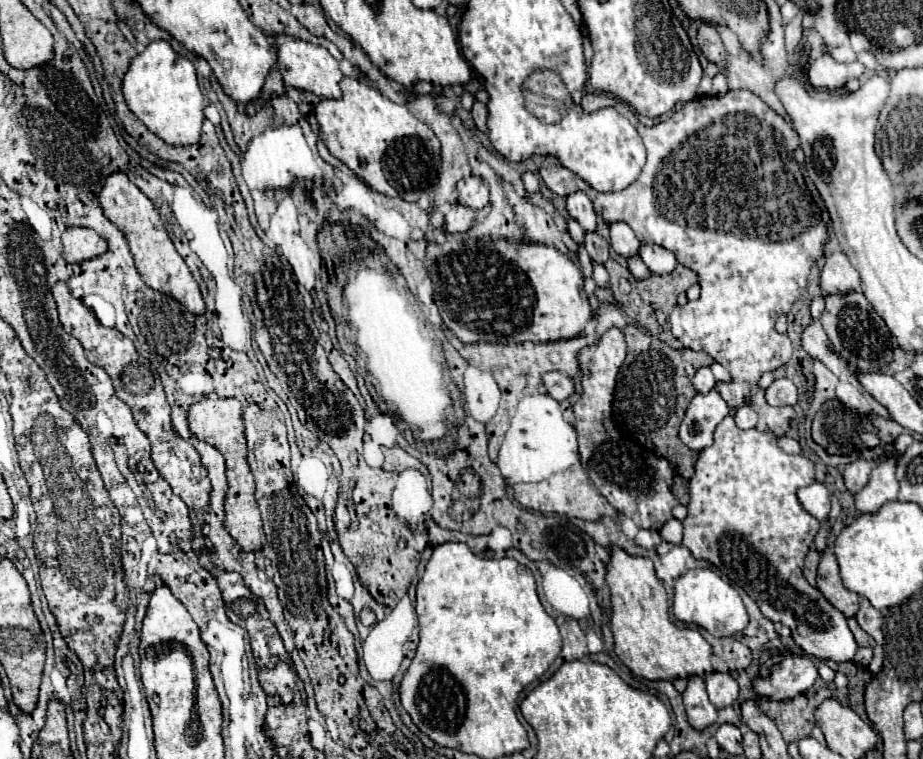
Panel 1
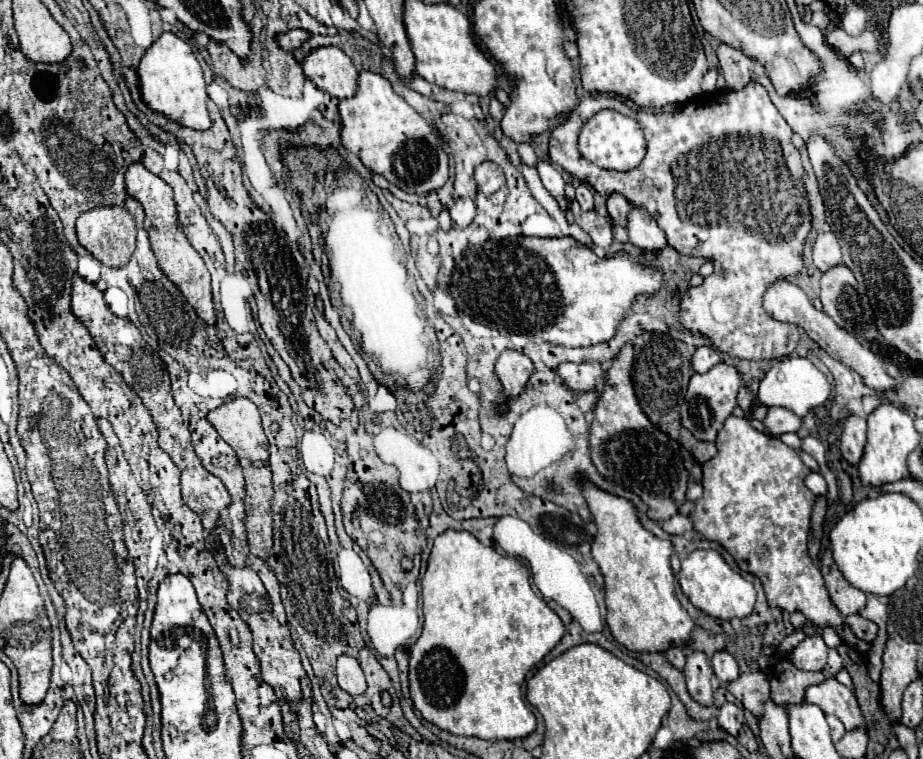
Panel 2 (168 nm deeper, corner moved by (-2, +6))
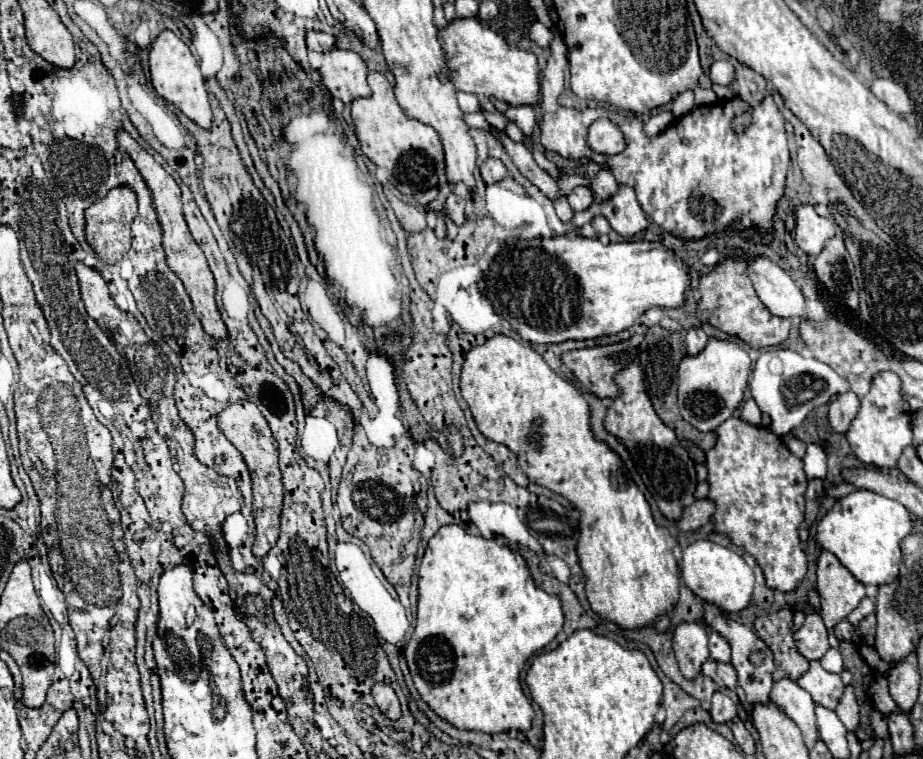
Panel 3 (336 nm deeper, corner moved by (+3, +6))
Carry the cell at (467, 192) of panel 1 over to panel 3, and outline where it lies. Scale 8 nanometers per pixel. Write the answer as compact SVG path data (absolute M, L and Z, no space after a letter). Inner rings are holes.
M487 158L487 160L483 162L483 166L481 166L481 176L483 176L483 180L485 180L487 186L503 180L507 174L509 174L509 172L507 172L505 164L503 164L501 160L497 160L497 158Z

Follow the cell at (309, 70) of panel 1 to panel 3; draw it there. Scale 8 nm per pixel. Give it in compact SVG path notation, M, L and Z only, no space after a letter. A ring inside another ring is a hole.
M331 50L323 54L323 64L319 68L323 84L333 94L333 98L345 104L371 96L367 84L367 64L357 52L351 50Z

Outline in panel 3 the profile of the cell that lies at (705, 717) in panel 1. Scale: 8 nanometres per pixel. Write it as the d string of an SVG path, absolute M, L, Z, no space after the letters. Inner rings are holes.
M681 622L673 630L673 652L685 678L695 678L701 672L701 664L709 658L707 628L701 622Z

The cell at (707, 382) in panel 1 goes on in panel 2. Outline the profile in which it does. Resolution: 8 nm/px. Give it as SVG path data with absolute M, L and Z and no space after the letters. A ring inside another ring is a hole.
M700 346L694 356L692 356L692 368L700 374L708 372L710 368L714 368L716 364L720 362L720 356L718 356L718 350L716 348L710 348L710 346Z

